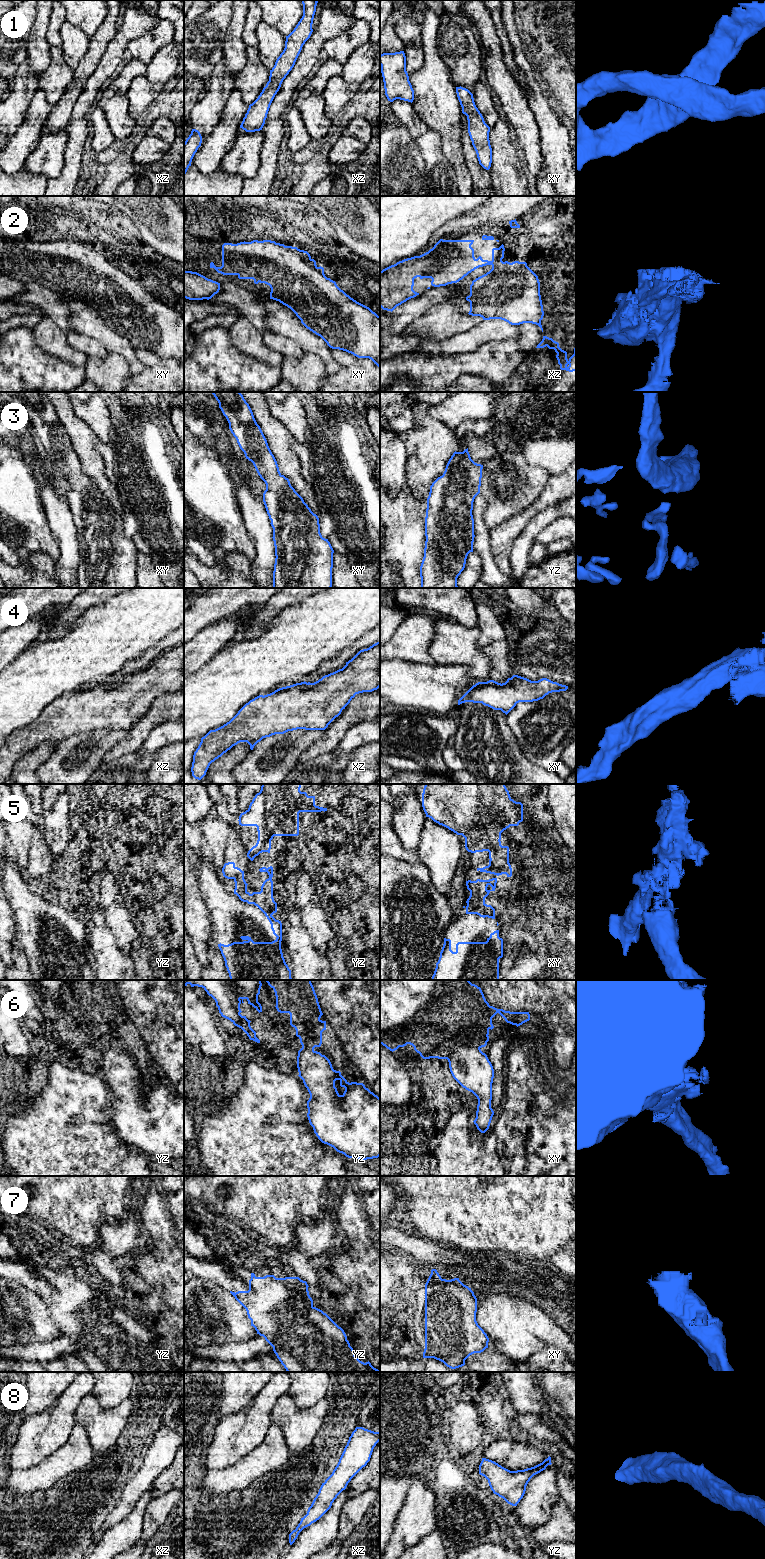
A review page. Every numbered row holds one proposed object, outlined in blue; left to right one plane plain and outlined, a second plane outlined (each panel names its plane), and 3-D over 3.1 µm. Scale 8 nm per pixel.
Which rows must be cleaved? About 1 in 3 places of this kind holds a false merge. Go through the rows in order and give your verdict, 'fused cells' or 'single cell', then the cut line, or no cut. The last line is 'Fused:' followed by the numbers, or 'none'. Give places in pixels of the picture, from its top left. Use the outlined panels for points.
1: single cell | no cut
2: fused cells | xz (472, 283), (480, 301), (487, 284), (531, 283), (542, 316)
3: single cell | no cut
4: single cell | no cut
5: fused cells | yz (258, 906), (267, 906), (275, 912)
6: single cell | no cut
7: single cell | no cut
8: single cell | no cut
Fused: 2, 5

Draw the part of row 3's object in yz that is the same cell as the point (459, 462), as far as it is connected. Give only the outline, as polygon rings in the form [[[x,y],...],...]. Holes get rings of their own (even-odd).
[[[454,452],[442,476],[430,486],[425,517],[425,548],[420,566],[421,588],[457,588],[457,578],[465,568],[466,559],[473,552],[474,519],[473,502],[480,493],[483,465],[475,463],[468,452]]]

